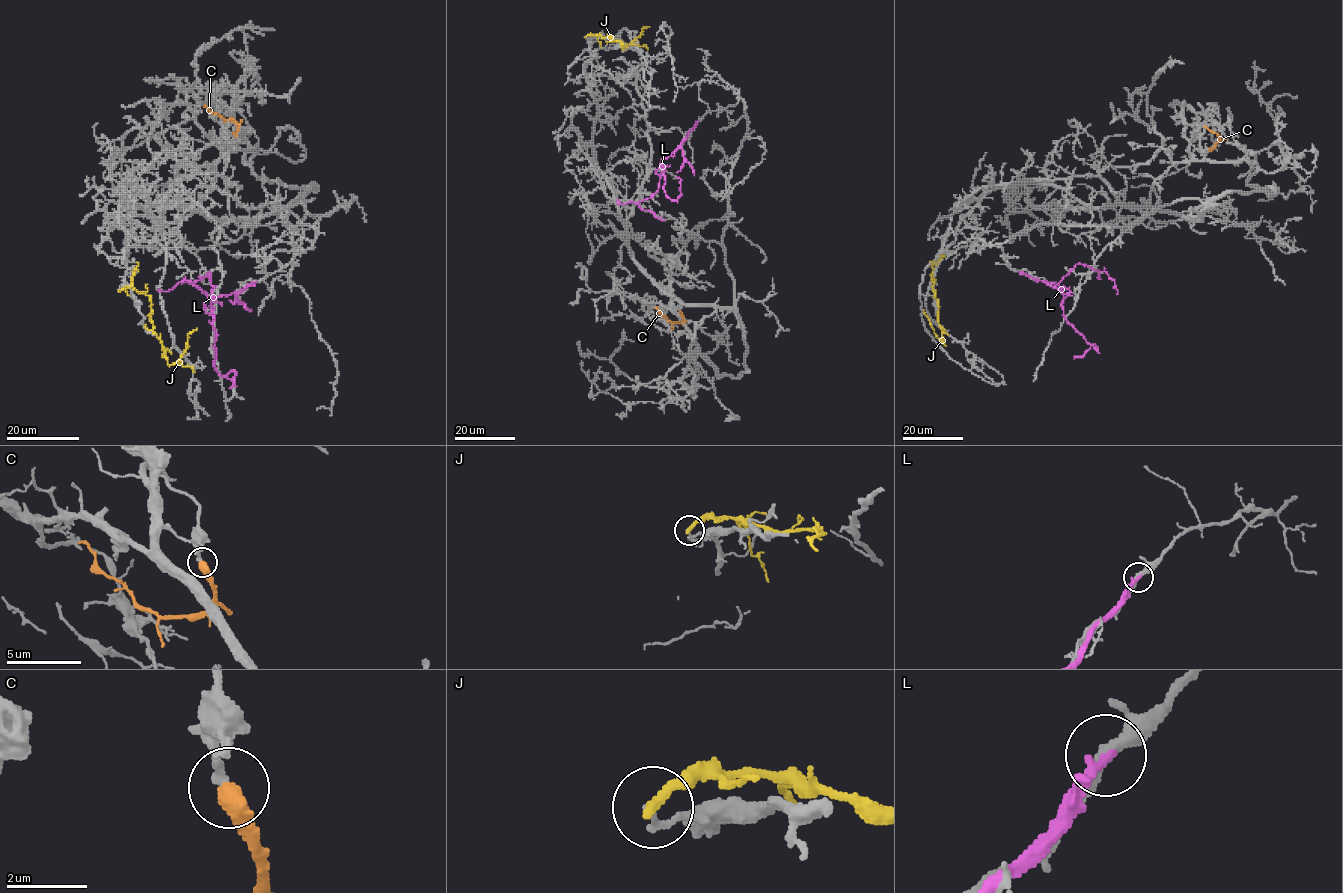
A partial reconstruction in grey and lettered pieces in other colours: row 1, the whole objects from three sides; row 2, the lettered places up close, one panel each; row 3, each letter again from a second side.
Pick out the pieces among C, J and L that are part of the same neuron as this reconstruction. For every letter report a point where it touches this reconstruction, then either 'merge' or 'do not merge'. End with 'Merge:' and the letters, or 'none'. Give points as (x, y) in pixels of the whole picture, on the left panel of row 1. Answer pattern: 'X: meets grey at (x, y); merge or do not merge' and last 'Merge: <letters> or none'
C: meets grey at (234, 133); do not merge
J: meets grey at (119, 290); do not merge
L: meets grey at (255, 281); do not merge
Merge: none

